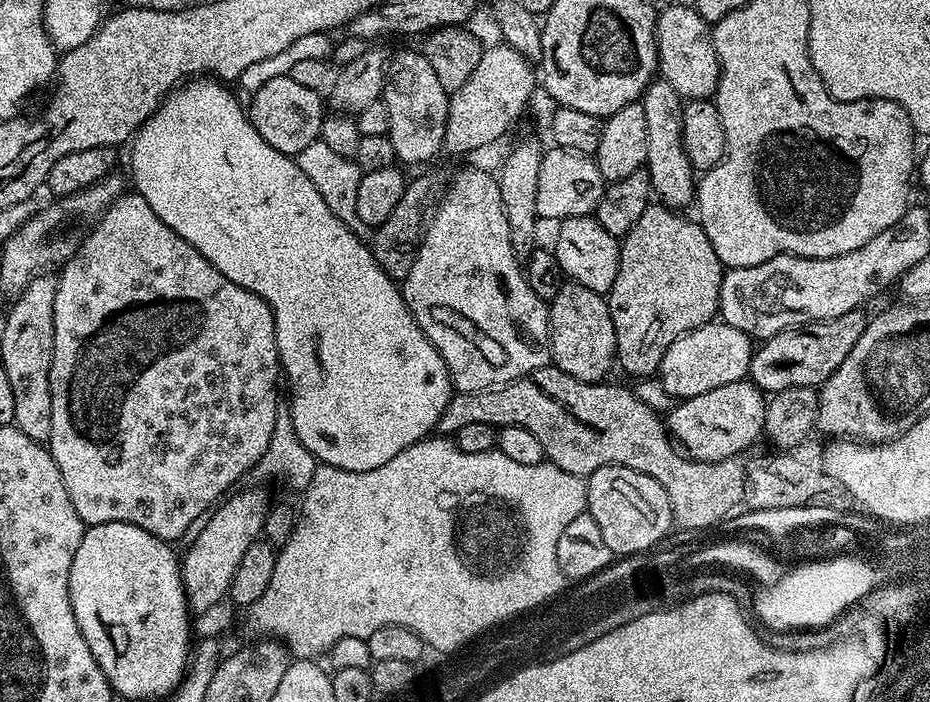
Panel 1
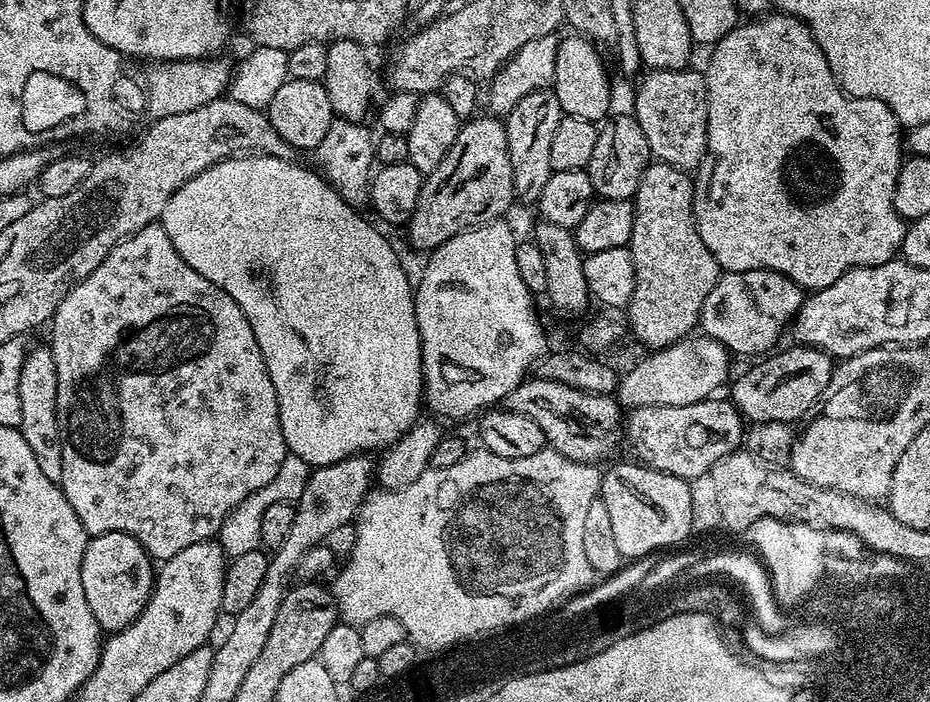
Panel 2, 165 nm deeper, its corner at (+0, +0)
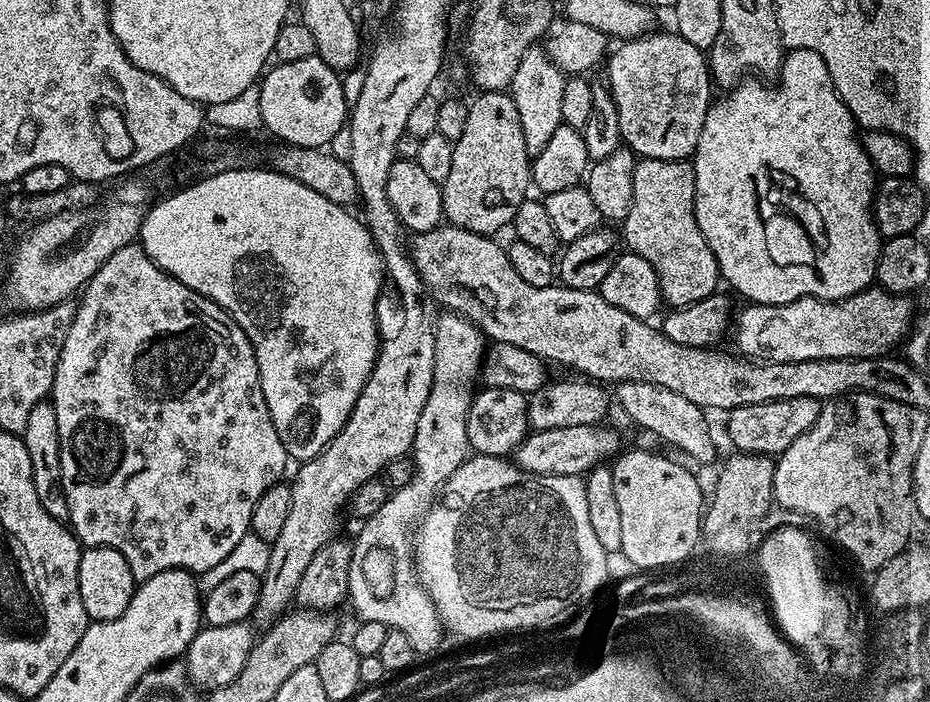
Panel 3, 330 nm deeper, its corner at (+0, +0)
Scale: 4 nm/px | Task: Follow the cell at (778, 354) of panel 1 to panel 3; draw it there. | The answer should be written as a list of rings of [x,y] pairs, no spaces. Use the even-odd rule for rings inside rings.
[[[786,398],[778,402],[766,402],[754,406],[738,406],[727,413],[728,440],[737,452],[753,452],[756,456],[779,457],[818,418],[822,404],[814,398]]]

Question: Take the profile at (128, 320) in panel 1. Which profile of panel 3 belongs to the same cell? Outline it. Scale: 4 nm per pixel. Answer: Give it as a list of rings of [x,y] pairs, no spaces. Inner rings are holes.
[[[136,242],[114,250],[114,254],[110,254],[110,258],[106,258],[106,262],[102,262],[102,266],[88,279],[87,284],[84,285],[82,291],[79,293],[79,300],[80,304],[77,303],[75,305],[76,313],[72,319],[72,324],[68,327],[68,333],[60,351],[58,370],[54,374],[52,395],[50,397],[50,402],[54,406],[54,414],[58,414],[60,484],[64,488],[66,502],[68,503],[67,523],[70,525],[72,531],[76,533],[76,539],[80,541],[84,548],[113,548],[114,550],[118,550],[118,554],[122,554],[122,558],[126,558],[126,563],[130,566],[130,574],[134,574],[134,578],[138,582],[154,578],[154,574],[162,574],[162,570],[181,568],[187,572],[199,574],[210,570],[210,566],[218,566],[218,562],[222,562],[222,558],[226,558],[226,554],[230,554],[230,550],[234,550],[234,546],[238,546],[238,542],[242,542],[242,538],[249,535],[252,527],[254,506],[258,502],[258,498],[262,498],[262,494],[266,494],[266,490],[270,490],[270,486],[281,483],[285,479],[284,467],[290,464],[290,457],[287,450],[282,446],[282,438],[278,438],[278,430],[274,430],[274,422],[270,418],[270,410],[266,406],[266,398],[262,394],[260,375],[258,374],[258,362],[254,358],[254,350],[250,346],[250,338],[246,338],[242,326],[238,326],[238,322],[234,322],[234,318],[230,318],[230,314],[226,314],[226,310],[222,310],[210,298],[206,298],[202,294],[190,290],[190,286],[182,286],[182,282],[178,282],[178,278],[174,278],[169,272],[163,272],[144,253],[139,243]]]

